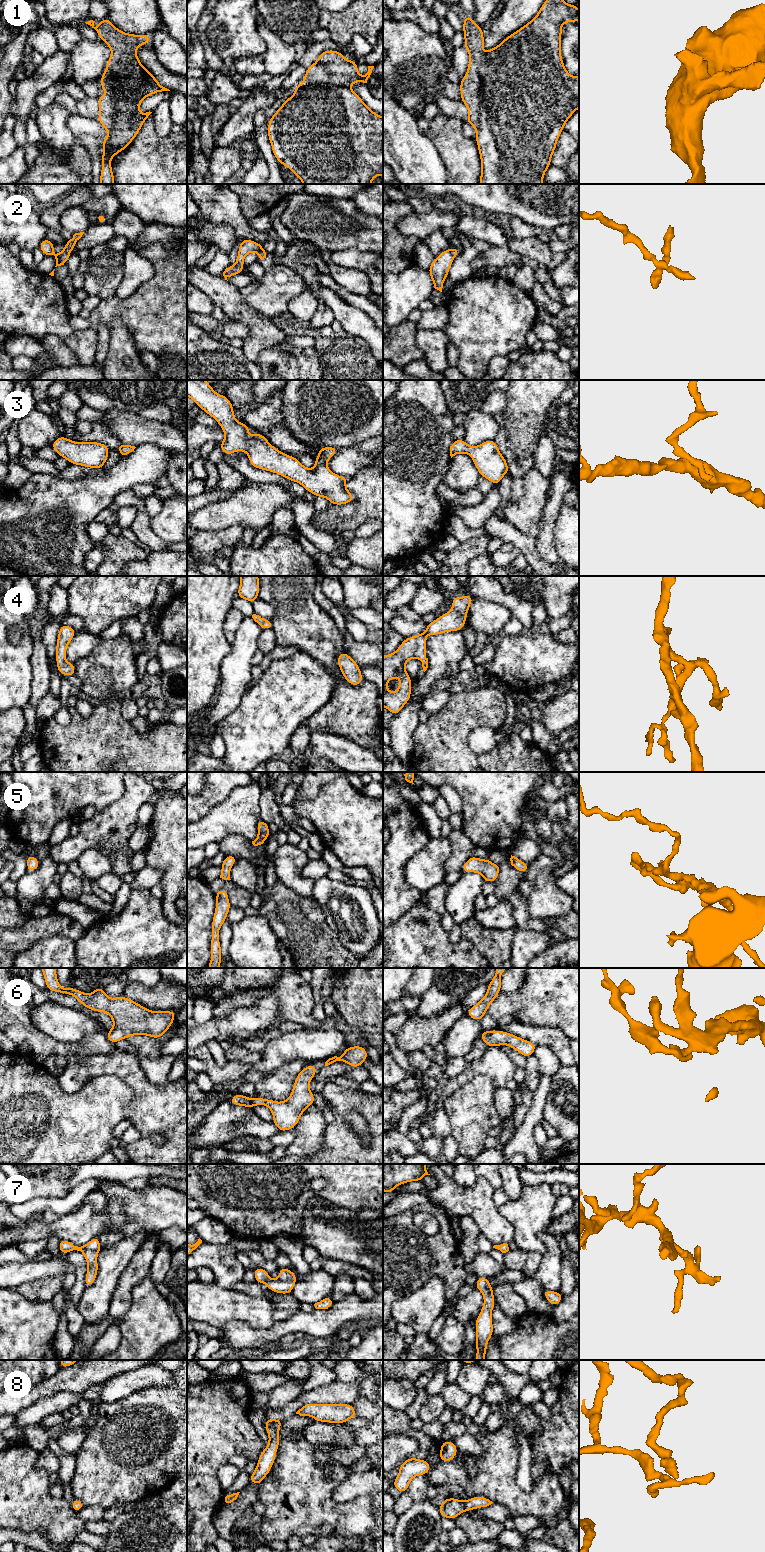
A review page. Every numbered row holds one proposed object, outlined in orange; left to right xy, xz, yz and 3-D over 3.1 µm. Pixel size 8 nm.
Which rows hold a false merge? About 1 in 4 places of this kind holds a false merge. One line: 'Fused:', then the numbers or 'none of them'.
Fused: none of them

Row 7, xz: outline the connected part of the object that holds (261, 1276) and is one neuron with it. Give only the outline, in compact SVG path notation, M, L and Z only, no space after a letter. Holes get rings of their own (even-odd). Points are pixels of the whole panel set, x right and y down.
M261 1267L255 1268L253 1270L255 1282L258 1284L265 1283L268 1289L274 1293L291 1294L297 1281L297 1276L294 1272L287 1268L279 1268L278 1270L279 1277L275 1280L271 1280L269 1272L265 1271Z

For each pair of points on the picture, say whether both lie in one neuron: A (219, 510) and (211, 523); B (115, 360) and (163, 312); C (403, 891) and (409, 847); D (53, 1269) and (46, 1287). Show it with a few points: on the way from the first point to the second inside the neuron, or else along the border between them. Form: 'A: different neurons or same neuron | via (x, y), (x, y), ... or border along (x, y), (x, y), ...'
A: same neuron | via (219, 513), (212, 520)
B: different neurons | border along (122, 321), (132, 337), (139, 354)
C: same neuron | via (397, 880), (398, 858)
D: different neurons | border along (64, 1274), (27, 1282)

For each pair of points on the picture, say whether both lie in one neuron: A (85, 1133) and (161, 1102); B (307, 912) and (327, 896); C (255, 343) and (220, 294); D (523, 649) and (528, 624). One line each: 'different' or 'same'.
A: different
B: different
C: same
D: different

